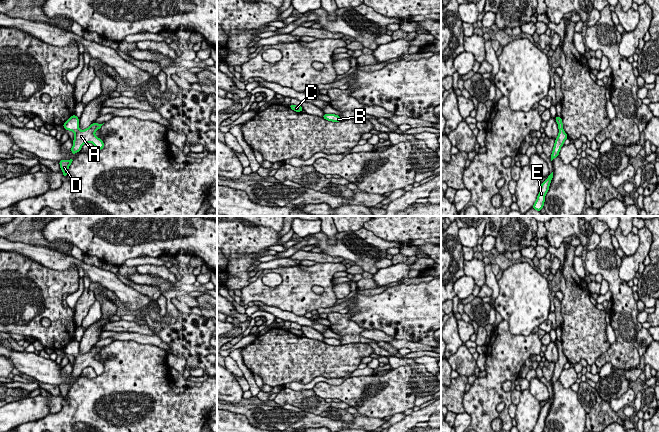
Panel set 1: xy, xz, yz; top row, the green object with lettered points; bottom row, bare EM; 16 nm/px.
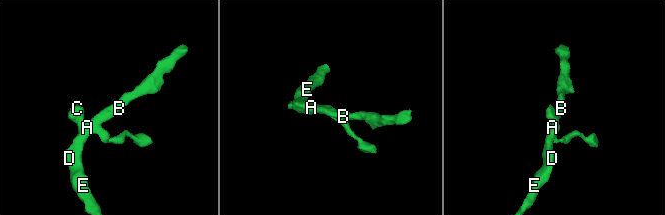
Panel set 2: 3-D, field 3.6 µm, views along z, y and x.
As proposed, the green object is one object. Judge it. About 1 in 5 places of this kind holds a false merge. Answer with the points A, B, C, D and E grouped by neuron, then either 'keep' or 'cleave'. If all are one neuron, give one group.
A B C D E; keep

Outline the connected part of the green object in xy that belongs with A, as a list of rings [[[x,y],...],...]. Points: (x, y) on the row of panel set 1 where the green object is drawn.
[[[76,115],[71,116],[64,124],[66,130],[74,133],[73,146],[71,148],[72,154],[79,152],[85,143],[92,143],[97,151],[104,148],[102,139],[95,135],[95,132],[101,128],[103,124],[92,123],[84,130],[79,129],[79,118]]]

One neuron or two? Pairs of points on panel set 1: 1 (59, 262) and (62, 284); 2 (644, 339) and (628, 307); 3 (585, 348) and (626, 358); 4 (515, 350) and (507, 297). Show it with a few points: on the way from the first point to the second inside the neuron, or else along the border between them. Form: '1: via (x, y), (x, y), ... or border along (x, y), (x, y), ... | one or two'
1: border along (38, 262), (57, 270), (72, 265), (76, 268) | two
2: border along (638, 329), (633, 346) | two
3: border along (610, 345), (606, 351) | two
4: border along (503, 319), (513, 334), (527, 335), (535, 326) | two

